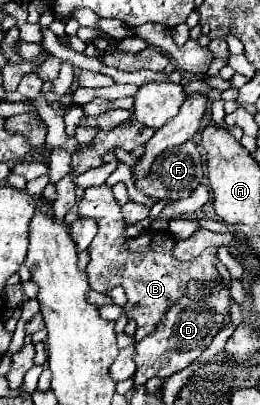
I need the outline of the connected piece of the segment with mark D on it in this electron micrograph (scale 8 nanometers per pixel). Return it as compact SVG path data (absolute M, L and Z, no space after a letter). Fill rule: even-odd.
M212 281L212 291L206 295L196 283L188 285L188 295L166 311L166 319L146 339L136 343L134 363L138 367L134 375L134 389L142 387L150 377L170 377L172 373L188 367L210 343L210 339L222 329L222 319L230 313L230 291L226 283Z

